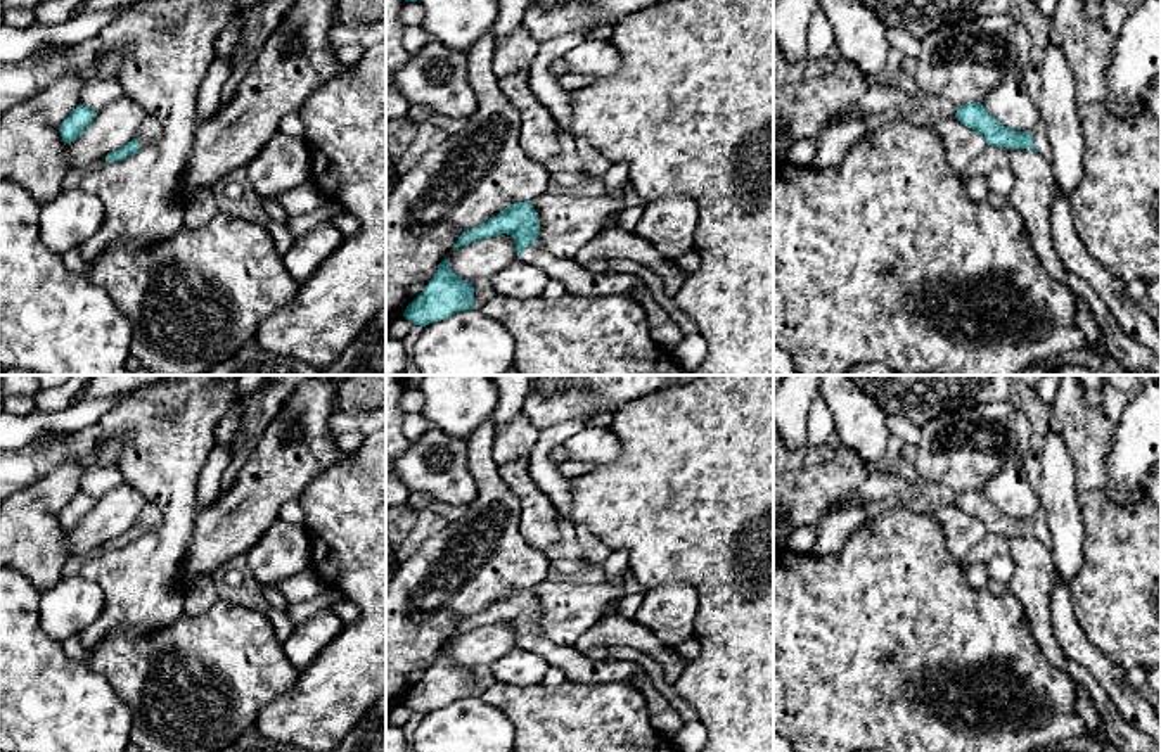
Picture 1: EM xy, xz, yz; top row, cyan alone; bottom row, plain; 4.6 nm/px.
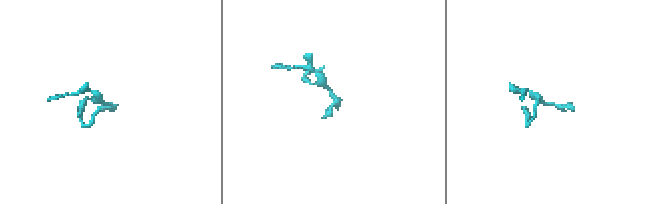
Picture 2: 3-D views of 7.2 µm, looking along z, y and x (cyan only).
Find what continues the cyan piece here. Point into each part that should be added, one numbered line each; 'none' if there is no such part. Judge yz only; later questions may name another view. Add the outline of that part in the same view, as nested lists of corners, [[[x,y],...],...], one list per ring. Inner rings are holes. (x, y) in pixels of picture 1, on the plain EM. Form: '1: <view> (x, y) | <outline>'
1: yz (1039, 522) | [[[1042,507],[1033,515],[1031,527],[1033,527],[1033,531],[1038,532],[1038,539],[1049,546],[1050,545],[1050,532],[1049,532],[1049,526],[1047,526],[1045,510]]]

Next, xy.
1: xy (151, 516) | [[[149,501],[142,508],[142,512],[135,522],[135,527],[140,531],[140,536],[147,536],[147,534],[154,532],[161,526],[161,522],[163,522],[161,508],[156,503]]]

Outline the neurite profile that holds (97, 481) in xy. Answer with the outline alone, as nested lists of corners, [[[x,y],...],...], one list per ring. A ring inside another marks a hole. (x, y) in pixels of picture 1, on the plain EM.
[[[92,467],[81,474],[81,491],[97,501],[121,482],[123,475],[118,467]]]

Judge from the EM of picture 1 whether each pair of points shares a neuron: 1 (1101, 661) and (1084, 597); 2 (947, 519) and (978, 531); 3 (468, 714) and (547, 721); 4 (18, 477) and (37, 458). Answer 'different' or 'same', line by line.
1: different
2: same
3: different
4: same

